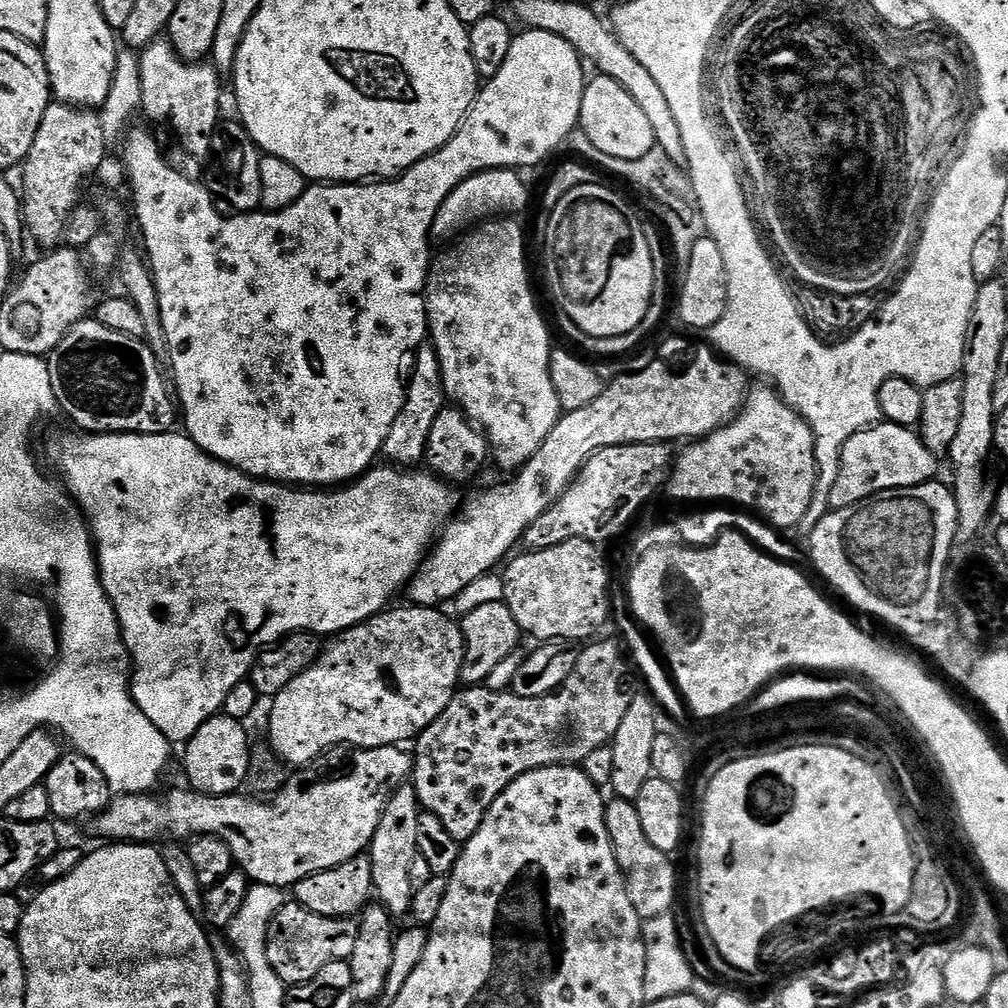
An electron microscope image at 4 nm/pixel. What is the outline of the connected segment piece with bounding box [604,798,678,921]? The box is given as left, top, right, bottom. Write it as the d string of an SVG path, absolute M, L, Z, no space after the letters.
M609 799L604 813L606 830L610 834L618 866L628 883L630 902L634 902L634 910L638 910L641 921L669 915L676 903L678 887L678 871L676 872L675 866L668 861L671 860L669 853L658 850L658 846L653 846L650 838L646 838L646 830L642 830L642 818L638 818L638 810L633 801Z

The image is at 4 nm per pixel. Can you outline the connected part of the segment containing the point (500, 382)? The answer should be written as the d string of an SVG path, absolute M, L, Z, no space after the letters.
M496 218L491 222L484 222L473 227L463 238L457 239L451 246L445 247L448 249L437 260L435 257L431 261L426 285L427 335L438 354L445 397L455 407L464 411L473 424L482 429L484 435L488 438L491 459L497 460L504 468L512 468L511 470L519 469L540 449L542 442L546 442L546 434L550 434L550 430L554 430L554 426L559 422L562 415L560 399L556 397L556 391L552 385L552 375L550 374L554 345L552 345L551 338L548 337L548 328L544 325L544 316L536 309L536 300L532 297L532 288L528 285L528 264L524 261L524 232L516 223L517 221L512 218Z

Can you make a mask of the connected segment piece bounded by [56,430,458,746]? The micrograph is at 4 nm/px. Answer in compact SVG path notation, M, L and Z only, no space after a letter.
M176 430L162 434L101 432L81 435L81 440L76 436L64 436L56 444L56 464L60 467L61 476L59 479L67 495L75 501L84 519L88 521L96 549L96 563L100 565L100 581L120 623L122 645L130 657L132 697L136 699L142 714L146 714L146 718L150 718L150 722L154 722L154 726L162 730L164 737L176 746L183 745L211 716L223 709L230 690L249 679L257 653L261 650L294 632L332 638L385 611L393 603L391 600L407 589L412 575L420 569L425 556L432 551L458 508L455 494L448 489L451 487L440 477L424 470L416 472L420 470L376 466L343 486L336 486L331 490L313 490L307 486L277 484L271 480L258 480L255 476L248 476L206 454L187 434L180 433L179 436L178 433Z

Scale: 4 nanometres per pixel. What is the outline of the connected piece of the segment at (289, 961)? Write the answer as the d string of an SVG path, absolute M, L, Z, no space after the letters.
M286 902L278 910L268 931L270 966L286 986L305 984L322 966L335 960L351 961L358 942L359 923L349 918L326 918L295 902Z

